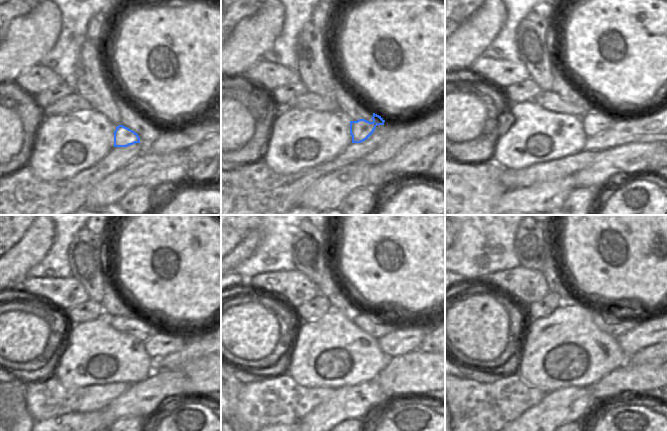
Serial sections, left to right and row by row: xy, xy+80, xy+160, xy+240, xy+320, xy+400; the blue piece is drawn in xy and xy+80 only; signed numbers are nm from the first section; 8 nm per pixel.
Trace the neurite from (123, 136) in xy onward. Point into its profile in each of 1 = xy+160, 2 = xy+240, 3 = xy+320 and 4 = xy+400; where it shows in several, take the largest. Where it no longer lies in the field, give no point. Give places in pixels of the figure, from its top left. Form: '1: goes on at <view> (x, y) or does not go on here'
1: goes on at xy+160 (593, 123)
2: goes on at xy+240 (168, 341)
3: goes on at xy+320 (401, 341)
4: goes on at xy+400 (648, 333)

